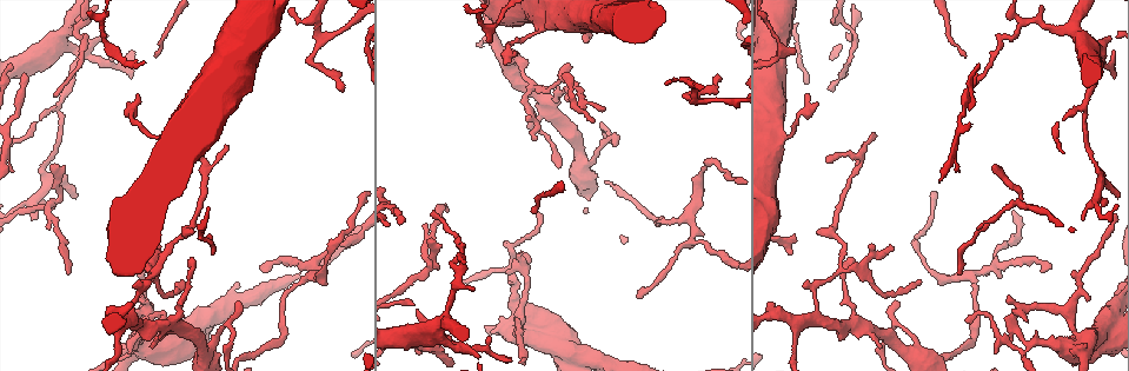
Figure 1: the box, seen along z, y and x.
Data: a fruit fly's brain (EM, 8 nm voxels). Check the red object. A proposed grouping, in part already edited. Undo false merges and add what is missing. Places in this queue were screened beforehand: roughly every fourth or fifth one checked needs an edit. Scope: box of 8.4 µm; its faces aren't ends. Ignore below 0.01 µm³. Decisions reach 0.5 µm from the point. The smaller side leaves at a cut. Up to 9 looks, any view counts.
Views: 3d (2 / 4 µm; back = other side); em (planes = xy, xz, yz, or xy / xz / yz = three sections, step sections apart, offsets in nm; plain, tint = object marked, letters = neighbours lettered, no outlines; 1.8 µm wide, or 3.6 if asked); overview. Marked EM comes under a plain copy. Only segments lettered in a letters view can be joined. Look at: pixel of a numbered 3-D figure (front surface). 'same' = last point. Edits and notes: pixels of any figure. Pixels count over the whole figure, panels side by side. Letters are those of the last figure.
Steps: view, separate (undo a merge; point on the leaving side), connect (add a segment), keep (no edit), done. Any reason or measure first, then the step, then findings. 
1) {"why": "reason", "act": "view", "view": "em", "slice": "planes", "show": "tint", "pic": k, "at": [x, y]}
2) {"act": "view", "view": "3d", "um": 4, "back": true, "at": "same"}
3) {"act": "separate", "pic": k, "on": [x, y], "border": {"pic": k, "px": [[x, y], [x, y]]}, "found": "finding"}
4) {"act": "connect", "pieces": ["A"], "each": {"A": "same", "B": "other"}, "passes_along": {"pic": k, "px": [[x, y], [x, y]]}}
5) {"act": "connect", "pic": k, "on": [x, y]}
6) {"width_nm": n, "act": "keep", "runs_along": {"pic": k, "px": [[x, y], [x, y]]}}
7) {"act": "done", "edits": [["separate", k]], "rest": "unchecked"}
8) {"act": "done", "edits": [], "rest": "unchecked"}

{"why": "thick turns thin", "act": "view", "view": "em", "um": 3.6, "slice": "yz", "step": 4, "show": "tint", "pic": 1, "at": [1073, 347]}

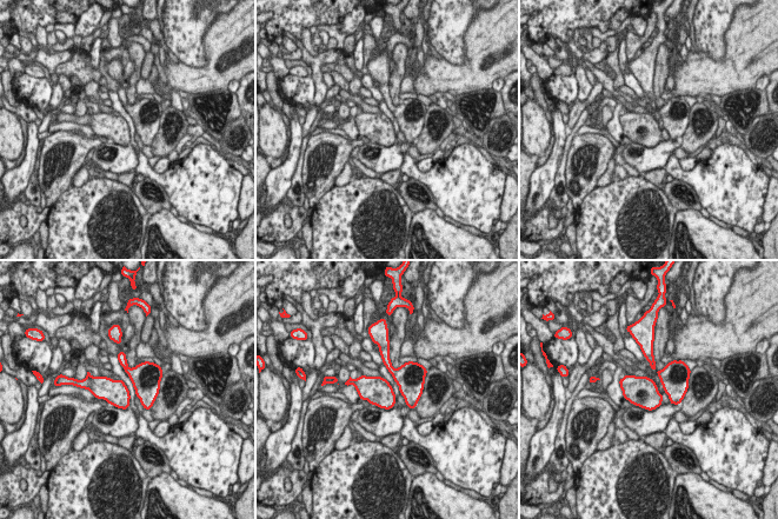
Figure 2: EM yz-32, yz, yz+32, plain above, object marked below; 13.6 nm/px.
{"act": "view", "view": "em", "um": 3.6, "slice": "planes", "show": "letters", "at": "same"}

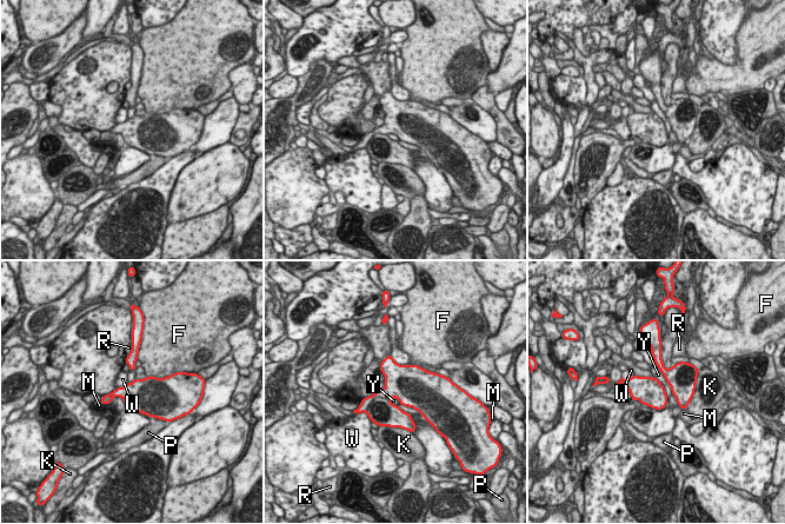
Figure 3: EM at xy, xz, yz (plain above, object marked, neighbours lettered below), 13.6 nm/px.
{"act": "separate", "pic": 3, "on": [381, 411], "each": {"F": "other", "K": "other", "M": "other", "P": "other", "R": "other", "W": "other", "Y": "other"}, "border": {"pic": 3, "px": [[387, 398], [376, 397], [364, 411]]}, "found": "a second neuron is stuck on"}

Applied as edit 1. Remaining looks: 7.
{"why": "see it whole again", "act": "view", "view": "overview"}

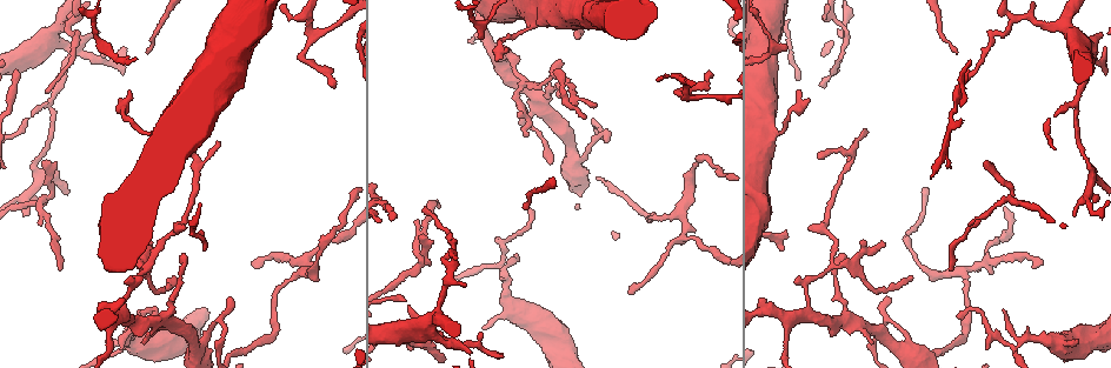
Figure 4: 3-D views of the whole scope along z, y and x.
{"why": "a fork", "act": "view", "view": "3d", "um": 2, "pic": 4, "at": [543, 105]}

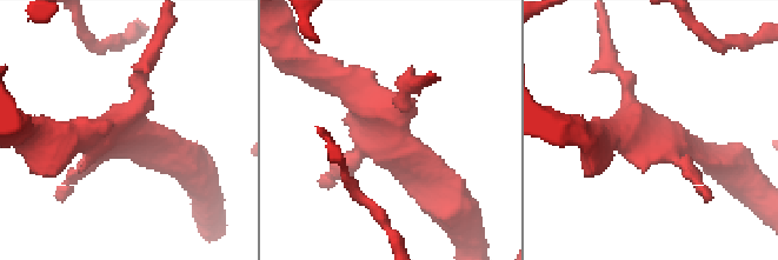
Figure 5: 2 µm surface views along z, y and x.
{"why": "need the tissue", "act": "view", "view": "em", "slice": "planes", "show": "tint", "pic": 5, "at": [124, 130]}

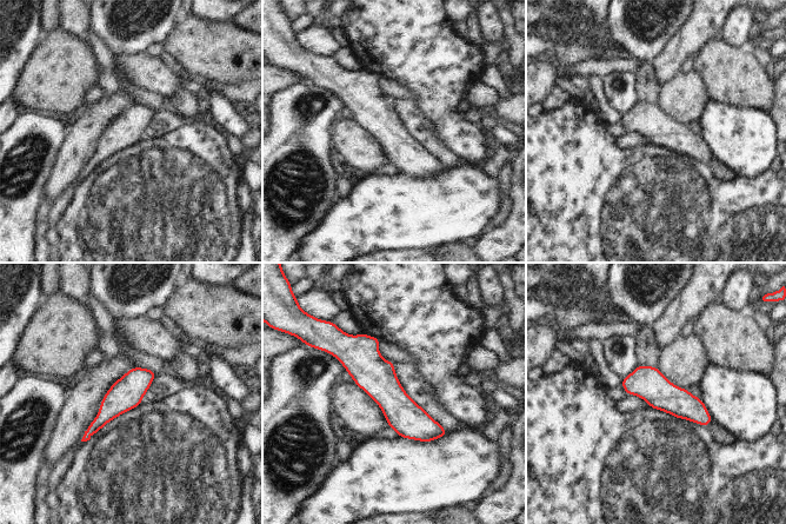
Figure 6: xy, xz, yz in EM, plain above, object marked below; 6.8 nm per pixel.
{"act": "view", "view": "em", "slice": "planes", "show": "letters", "at": "same"}

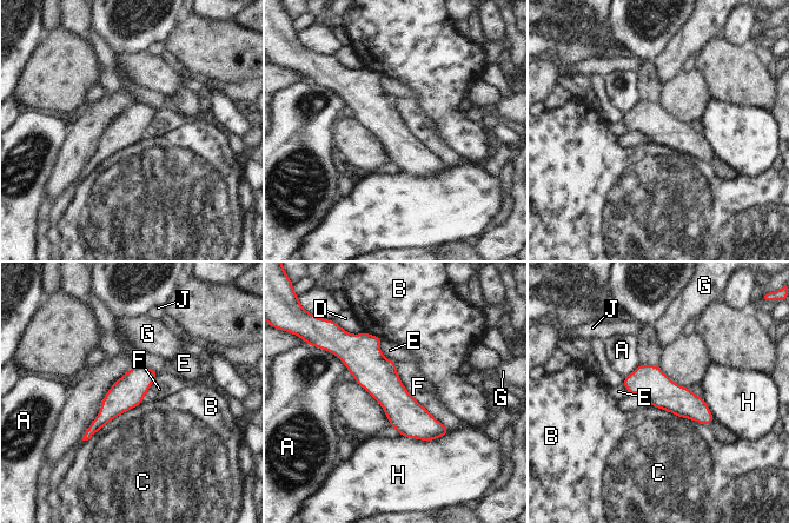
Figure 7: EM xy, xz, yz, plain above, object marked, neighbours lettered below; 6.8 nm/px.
{"width_nm": 220, "act": "keep", "each": {"A": "other", "B": "other", "C": "other", "D": "other", "E": "other", "F": "other", "G": "other", "H": "other", "J": "other"}, "found": "all the same neuron"}

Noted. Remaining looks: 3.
{"why": "tapers out", "act": "view", "view": "3d", "um": 4, "pic": 4, "at": [48, 89]}

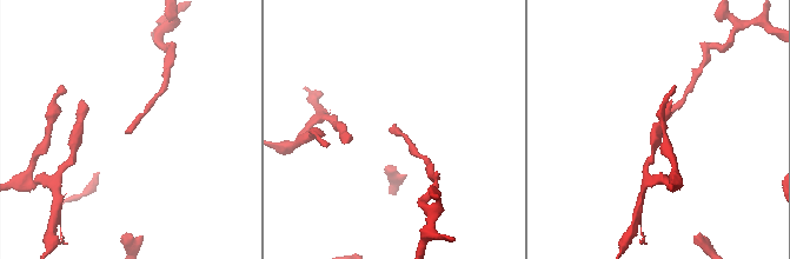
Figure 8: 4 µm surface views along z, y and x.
{"why": "now the EM", "act": "view", "view": "em", "slice": "planes", "show": "letters", "pic": 8, "at": [129, 129]}

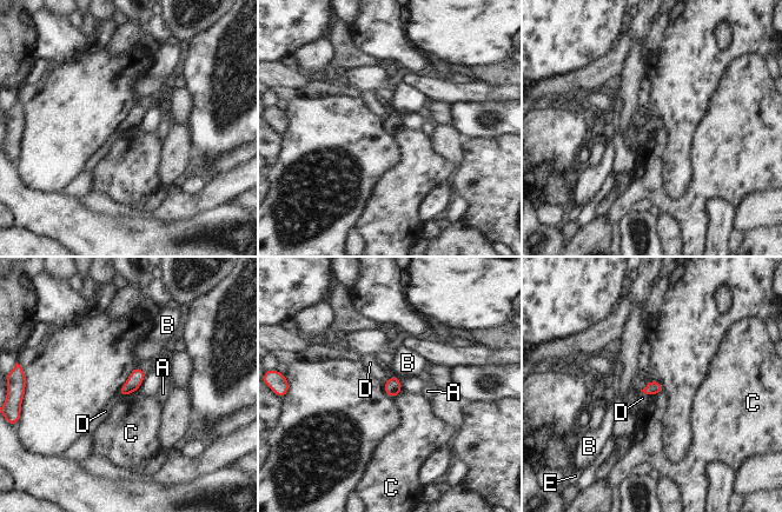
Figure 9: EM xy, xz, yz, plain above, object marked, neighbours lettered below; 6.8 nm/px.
{"longest_contact_nm": ["E", 150], "act": "keep", "each": {"A": "other", "B": "other", "C": "other", "D": "other", "E": "other"}, "found": "no lettered segment goes on from it"}

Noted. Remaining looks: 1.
{"act": "done", "edits": [["separate", 3]], "rest": "unchecked"}

